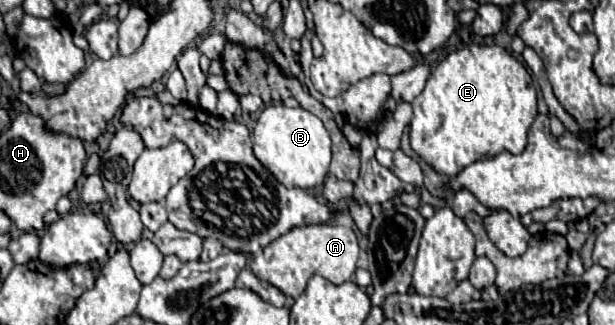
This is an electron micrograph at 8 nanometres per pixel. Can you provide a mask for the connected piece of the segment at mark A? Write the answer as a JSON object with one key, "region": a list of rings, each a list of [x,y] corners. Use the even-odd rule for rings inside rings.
{"region":[[[317,223],[317,225],[295,227],[289,233],[281,235],[279,239],[271,241],[261,251],[261,255],[253,257],[249,267],[259,279],[281,289],[285,297],[297,299],[303,293],[307,279],[315,273],[319,273],[321,277],[329,279],[335,285],[349,281],[357,269],[355,265],[357,259],[359,259],[359,243],[351,227]]]}

